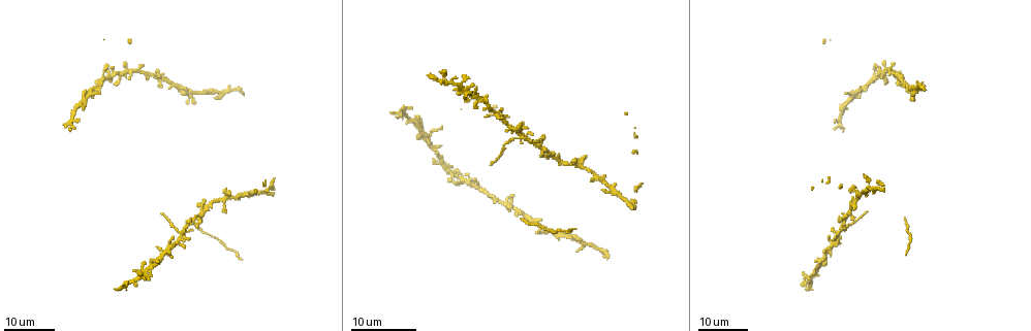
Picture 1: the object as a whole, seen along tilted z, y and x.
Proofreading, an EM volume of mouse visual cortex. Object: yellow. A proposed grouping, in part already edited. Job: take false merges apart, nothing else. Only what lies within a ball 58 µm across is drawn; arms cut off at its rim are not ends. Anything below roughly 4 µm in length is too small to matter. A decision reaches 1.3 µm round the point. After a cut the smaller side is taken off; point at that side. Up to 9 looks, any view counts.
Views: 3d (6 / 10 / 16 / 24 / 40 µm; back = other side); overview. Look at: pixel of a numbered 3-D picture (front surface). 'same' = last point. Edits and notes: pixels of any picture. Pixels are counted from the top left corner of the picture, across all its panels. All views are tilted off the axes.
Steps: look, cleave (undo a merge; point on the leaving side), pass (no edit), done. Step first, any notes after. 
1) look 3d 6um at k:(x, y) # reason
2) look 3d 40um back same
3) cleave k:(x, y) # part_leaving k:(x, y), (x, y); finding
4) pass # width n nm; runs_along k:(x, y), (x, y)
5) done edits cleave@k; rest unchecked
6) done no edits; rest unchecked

look 3d 24um at 1:(521, 137) # four or more arms meet

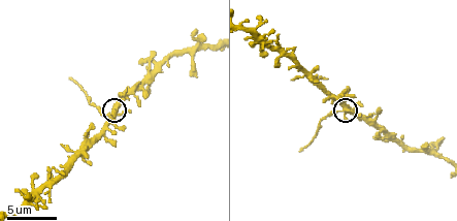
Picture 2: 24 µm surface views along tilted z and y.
look 3d 6um at 2:(345, 108) # closer look

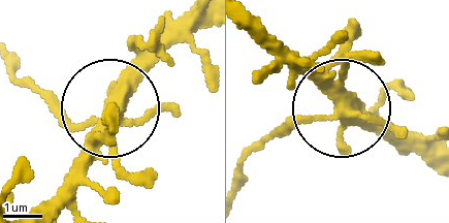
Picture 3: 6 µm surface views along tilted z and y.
cleave 3:(172, 105) # side_arm 22 um; a second neuron is stuck on

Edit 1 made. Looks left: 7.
look overview # see it whole again

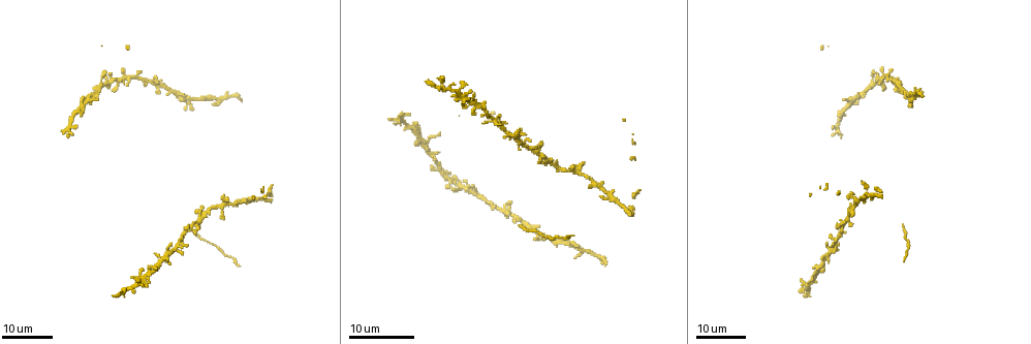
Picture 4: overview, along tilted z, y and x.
look 3d 16um at 4:(227, 205) # sudden change in width

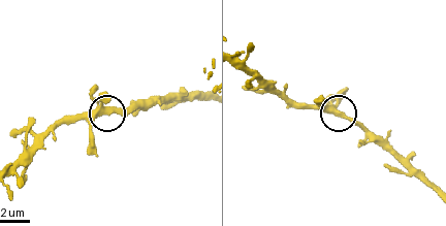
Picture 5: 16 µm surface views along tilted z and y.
look 3d 6um at 5:(108, 110)

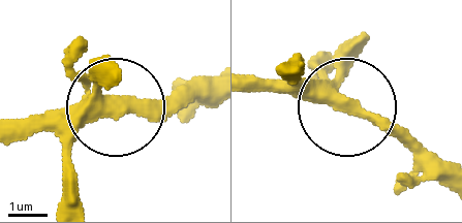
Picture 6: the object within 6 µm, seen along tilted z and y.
pass # arms 3; runs_along 6:(444, 182), (352, 105), (251, 83); continuous, no second neuron

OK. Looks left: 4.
look 3d 16um at 4:(192, 103) # three-way junction

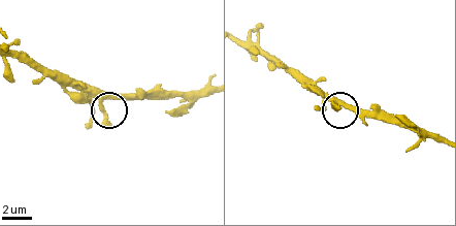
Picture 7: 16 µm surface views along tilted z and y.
look 3d 6um at 7:(102, 108)

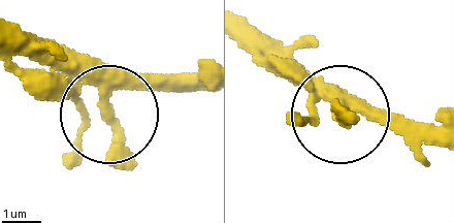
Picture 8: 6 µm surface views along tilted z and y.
pass # arms 3; all the same neuron

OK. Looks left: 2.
look 3d 16um at 4:(74, 112) # thick turns thin

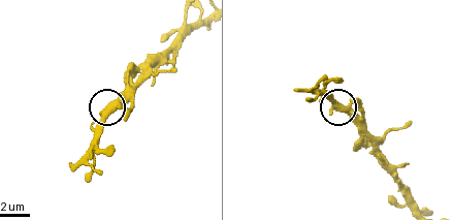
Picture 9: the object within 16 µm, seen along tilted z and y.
look 3d 10um at 9:(343, 109)

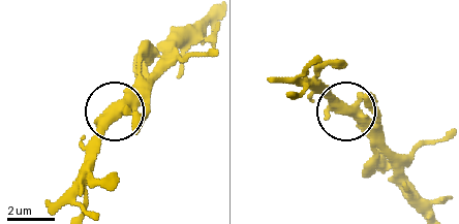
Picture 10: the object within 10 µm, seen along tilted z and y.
pass # runs_along 10:(212, 13), (182, 36), (160, 69), (120, 103), (88, 155); continuous, no second neuron

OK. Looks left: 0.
done edits cleave@3; rest unchecked

